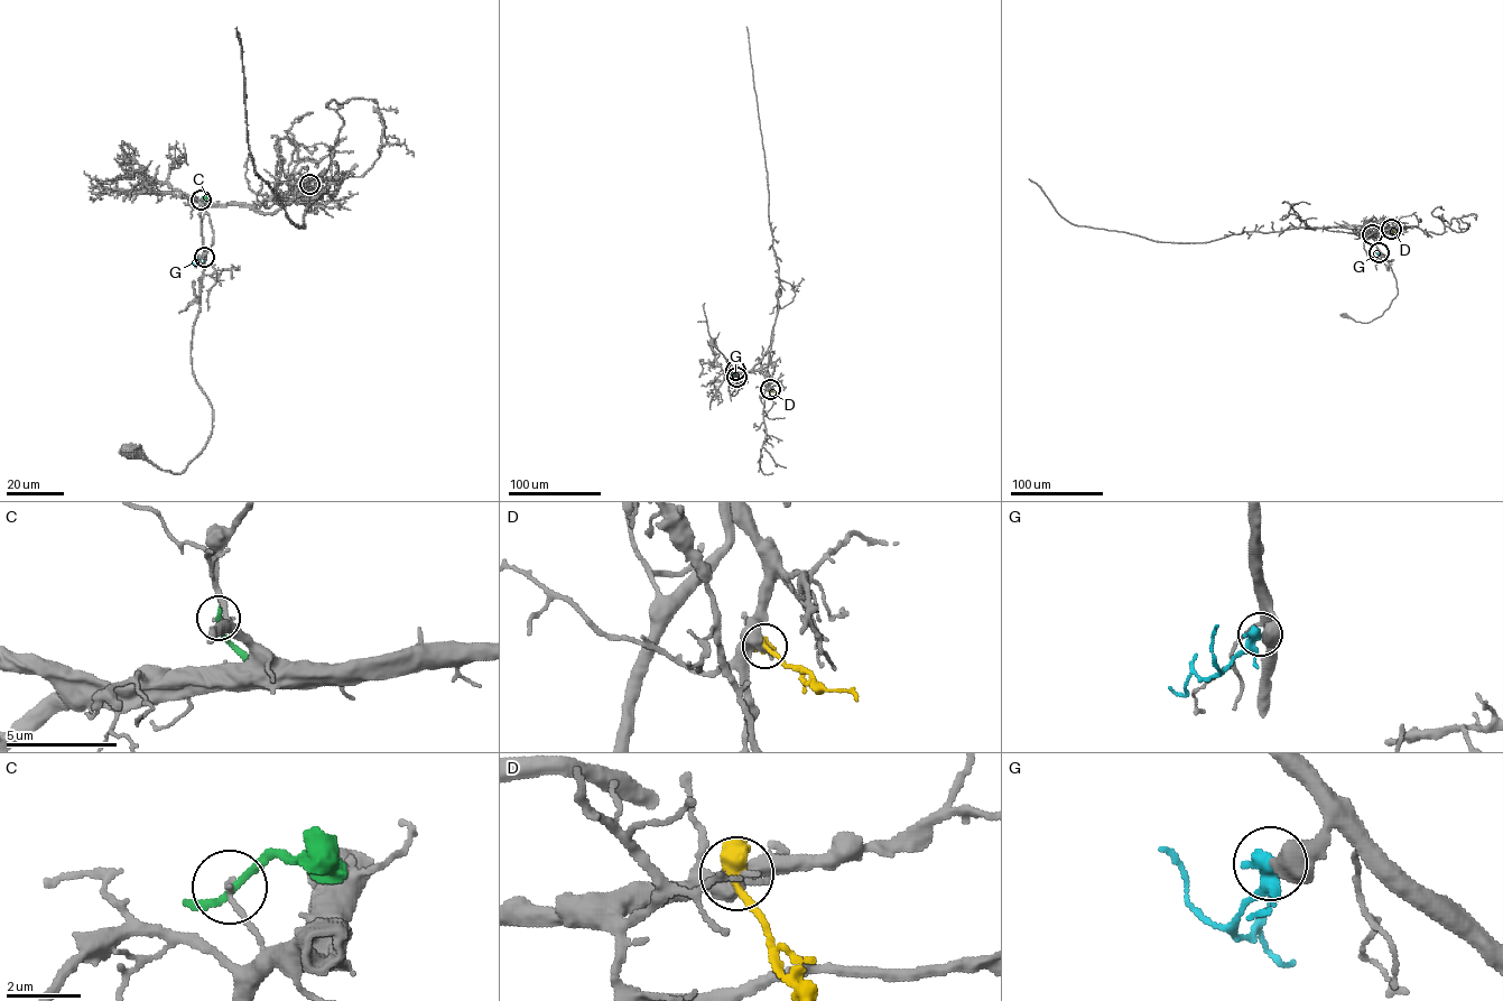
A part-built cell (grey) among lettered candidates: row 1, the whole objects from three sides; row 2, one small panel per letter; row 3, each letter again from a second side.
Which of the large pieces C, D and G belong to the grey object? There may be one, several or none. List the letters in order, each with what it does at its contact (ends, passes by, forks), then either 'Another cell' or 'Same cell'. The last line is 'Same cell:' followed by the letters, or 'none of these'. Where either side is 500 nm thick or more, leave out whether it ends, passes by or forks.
C: It passes by. Another cell
D: Another cell
G: Same cell
Same cell: G

